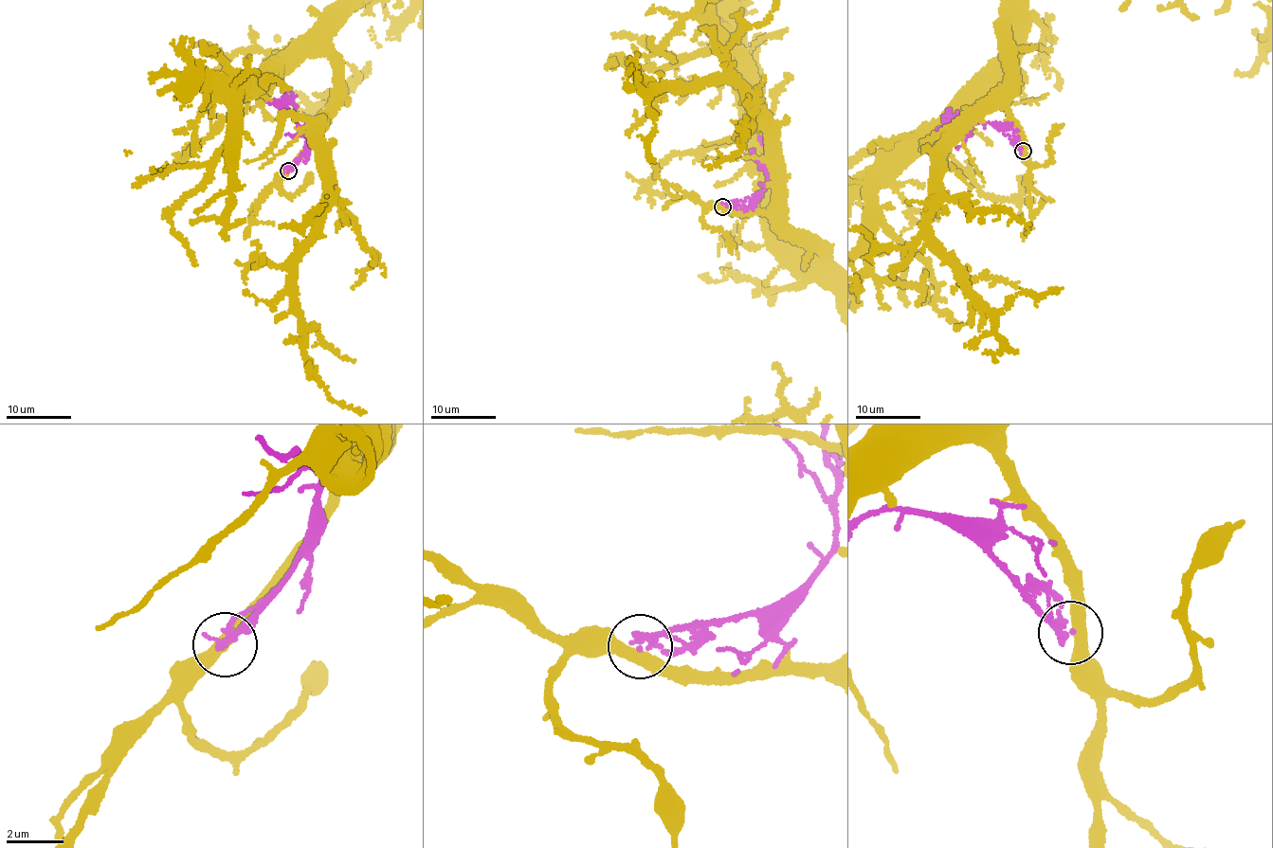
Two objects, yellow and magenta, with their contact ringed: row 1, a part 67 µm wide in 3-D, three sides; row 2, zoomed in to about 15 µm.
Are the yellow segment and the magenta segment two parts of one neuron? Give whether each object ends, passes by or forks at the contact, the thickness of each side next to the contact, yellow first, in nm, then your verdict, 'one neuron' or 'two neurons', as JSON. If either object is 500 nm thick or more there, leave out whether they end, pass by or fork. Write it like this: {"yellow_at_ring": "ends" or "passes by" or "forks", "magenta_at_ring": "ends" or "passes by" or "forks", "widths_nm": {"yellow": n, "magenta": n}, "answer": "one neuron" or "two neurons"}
{"yellow_at_ring": "passes by", "magenta_at_ring": "passes by", "widths_nm": {"yellow": 420, "magenta": 190}, "answer": "two neurons"}

